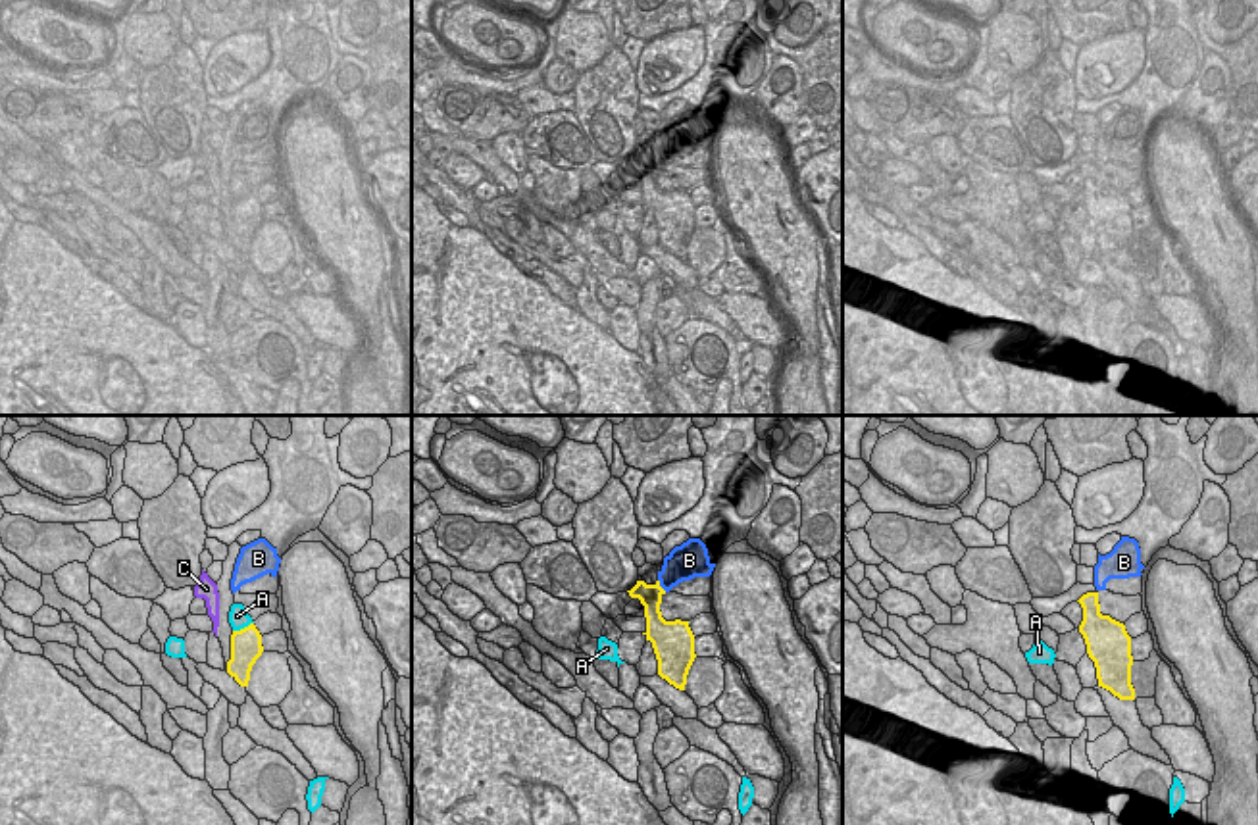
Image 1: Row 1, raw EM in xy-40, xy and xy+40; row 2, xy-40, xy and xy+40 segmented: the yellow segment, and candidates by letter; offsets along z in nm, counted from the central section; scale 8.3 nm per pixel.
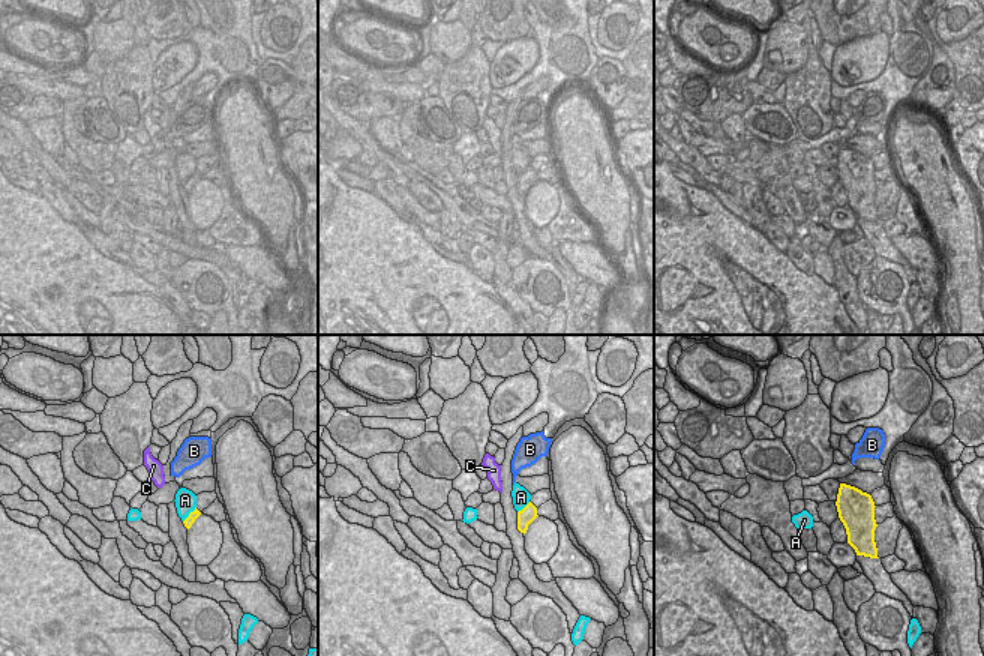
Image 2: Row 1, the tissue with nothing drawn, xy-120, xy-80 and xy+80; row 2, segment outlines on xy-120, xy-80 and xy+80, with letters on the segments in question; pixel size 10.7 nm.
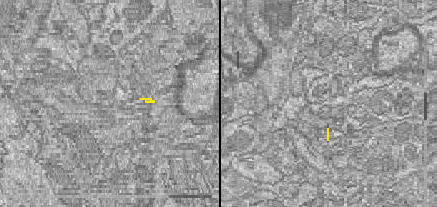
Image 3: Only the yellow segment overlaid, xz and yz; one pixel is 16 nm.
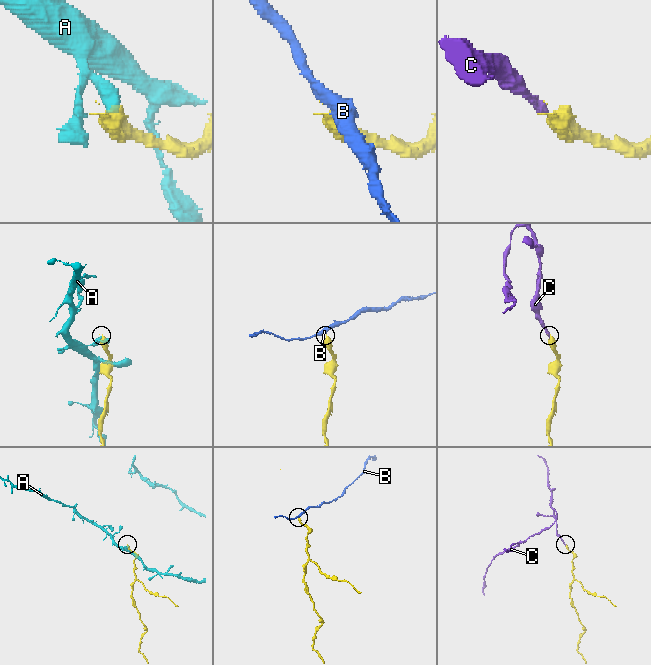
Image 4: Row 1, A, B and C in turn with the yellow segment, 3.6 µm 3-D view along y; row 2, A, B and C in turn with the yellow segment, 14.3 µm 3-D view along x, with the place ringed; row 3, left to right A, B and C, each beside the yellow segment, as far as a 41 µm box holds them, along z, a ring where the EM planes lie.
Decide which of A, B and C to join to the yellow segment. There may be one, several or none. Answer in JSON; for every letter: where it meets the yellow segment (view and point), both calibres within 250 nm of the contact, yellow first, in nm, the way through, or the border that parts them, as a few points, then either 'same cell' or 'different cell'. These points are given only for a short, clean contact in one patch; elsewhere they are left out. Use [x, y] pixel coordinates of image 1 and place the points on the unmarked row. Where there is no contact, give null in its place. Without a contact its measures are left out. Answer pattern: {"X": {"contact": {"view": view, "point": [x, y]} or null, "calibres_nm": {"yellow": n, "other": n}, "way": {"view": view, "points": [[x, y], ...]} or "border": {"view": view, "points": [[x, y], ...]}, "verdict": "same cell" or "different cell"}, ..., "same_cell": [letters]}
{"A": {"contact": {"view": "xy-40", "point": [245, 197]}, "calibres_nm": {"yellow": 260, "other": 160}, "verdict": "different cell"}, "B": {"contact": {"view": "xy", "point": [658, 154]}, "calibres_nm": {"yellow": 190, "other": 260}, "verdict": "different cell"}, "C": {"contact": null, "verdict": "same cell"}, "same_cell": ["C"]}

